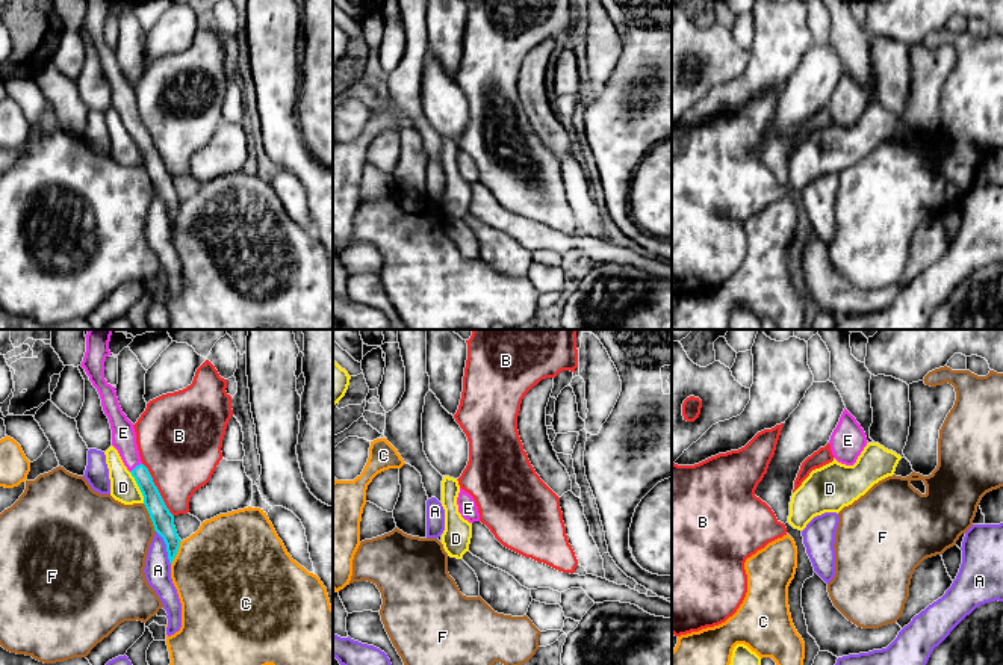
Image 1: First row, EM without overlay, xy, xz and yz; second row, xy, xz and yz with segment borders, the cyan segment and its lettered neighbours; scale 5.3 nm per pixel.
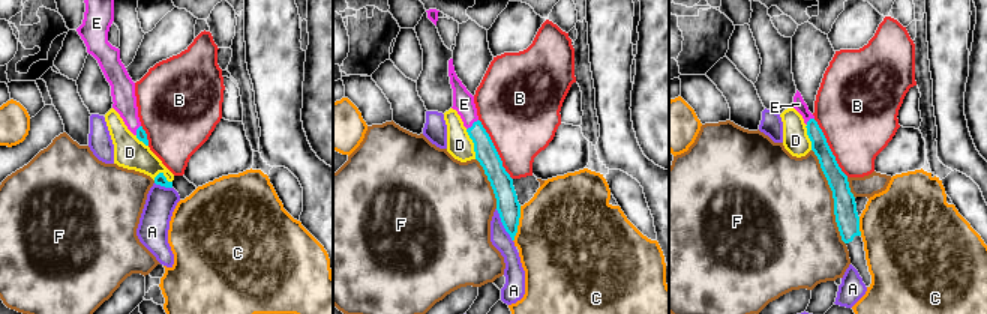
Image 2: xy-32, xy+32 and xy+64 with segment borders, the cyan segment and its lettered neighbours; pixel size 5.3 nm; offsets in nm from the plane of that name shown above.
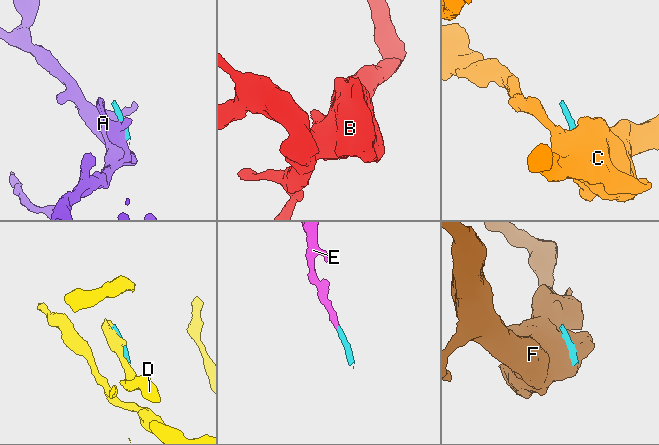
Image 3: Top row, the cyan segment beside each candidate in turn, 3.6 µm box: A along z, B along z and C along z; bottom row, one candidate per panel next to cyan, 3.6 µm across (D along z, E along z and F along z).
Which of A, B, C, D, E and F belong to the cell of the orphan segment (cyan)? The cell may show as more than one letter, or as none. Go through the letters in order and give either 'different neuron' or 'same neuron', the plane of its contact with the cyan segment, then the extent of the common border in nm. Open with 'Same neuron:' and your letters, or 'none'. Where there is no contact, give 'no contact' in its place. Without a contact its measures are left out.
Same neuron: E
A: different neuron; meets cyan in xy; contact 200 nm long
B: different neuron; meets cyan in xy; contact 340 nm long
C: different neuron; meets cyan in xy; contact 140 nm long
D: different neuron; meets cyan in xy; contact 190 nm long
E: same neuron; meets cyan in xy; contact 80 nm long
F: different neuron; meets cyan in xy; contact 170 nm long

